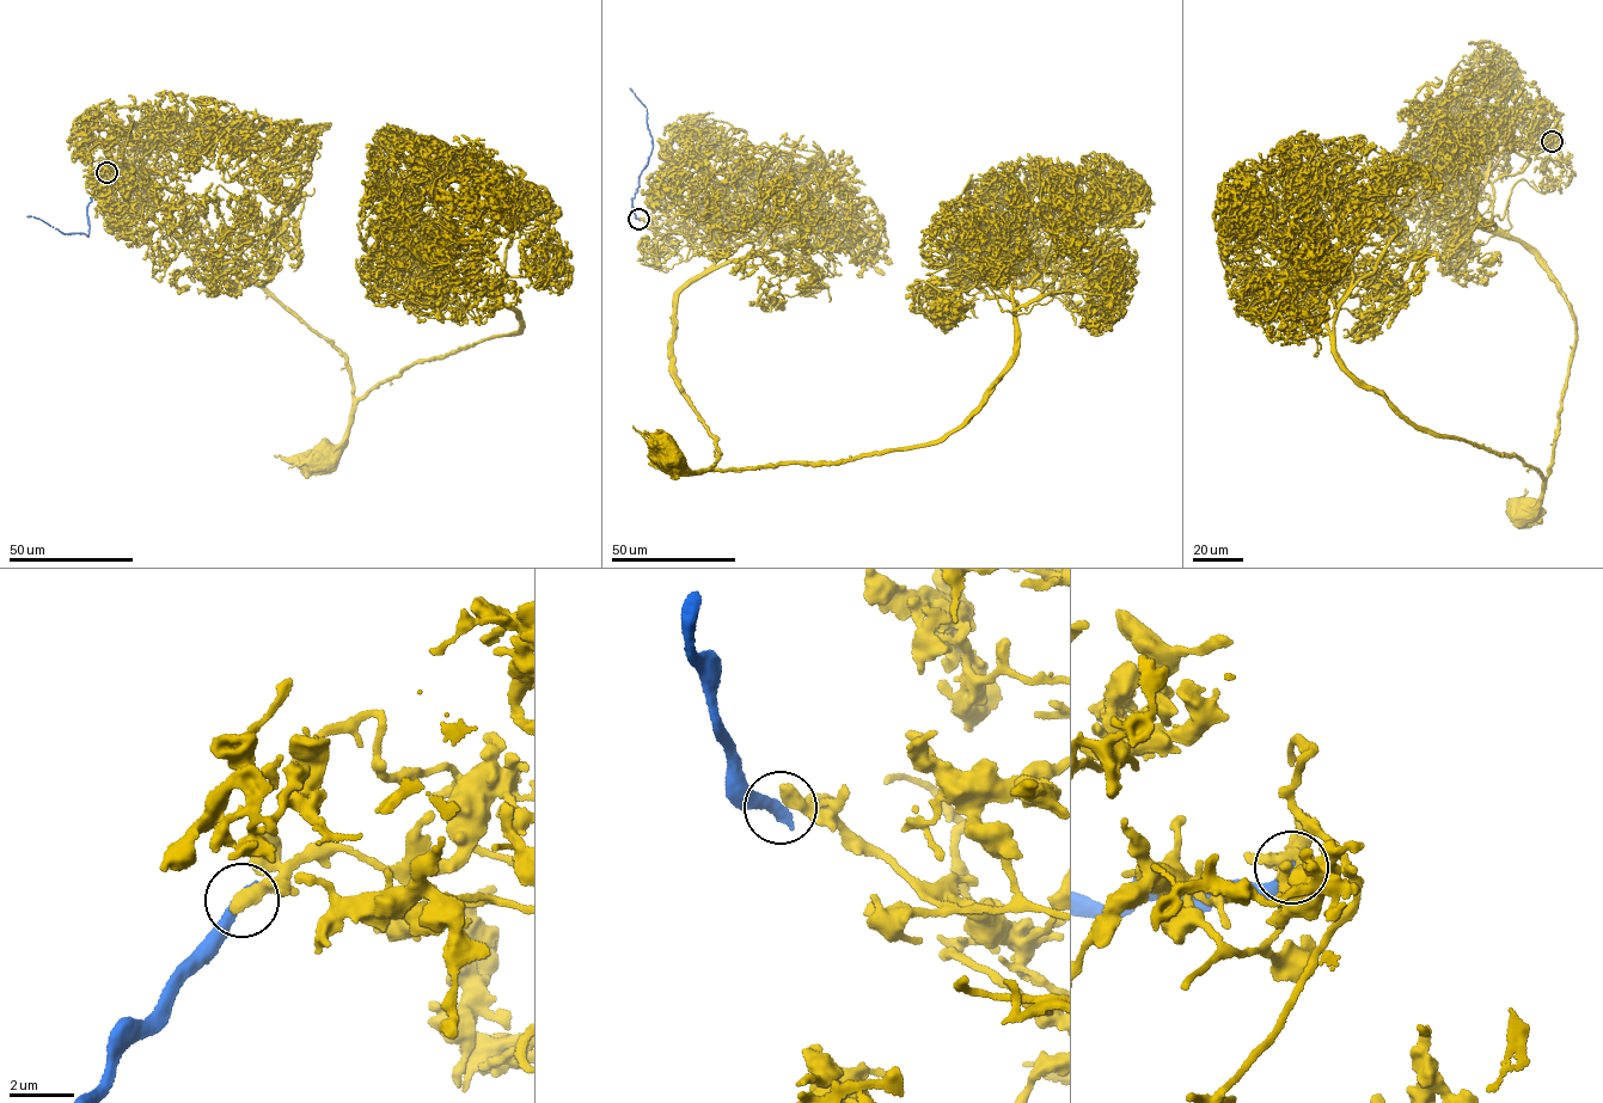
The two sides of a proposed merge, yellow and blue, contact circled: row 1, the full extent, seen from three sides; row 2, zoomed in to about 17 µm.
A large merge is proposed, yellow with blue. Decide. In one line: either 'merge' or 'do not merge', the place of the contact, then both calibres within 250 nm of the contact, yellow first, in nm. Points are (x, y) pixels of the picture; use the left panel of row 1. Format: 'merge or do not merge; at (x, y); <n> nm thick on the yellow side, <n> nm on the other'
do not merge; at (106, 172); 480 nm thick on the yellow side, 440 nm on the other

